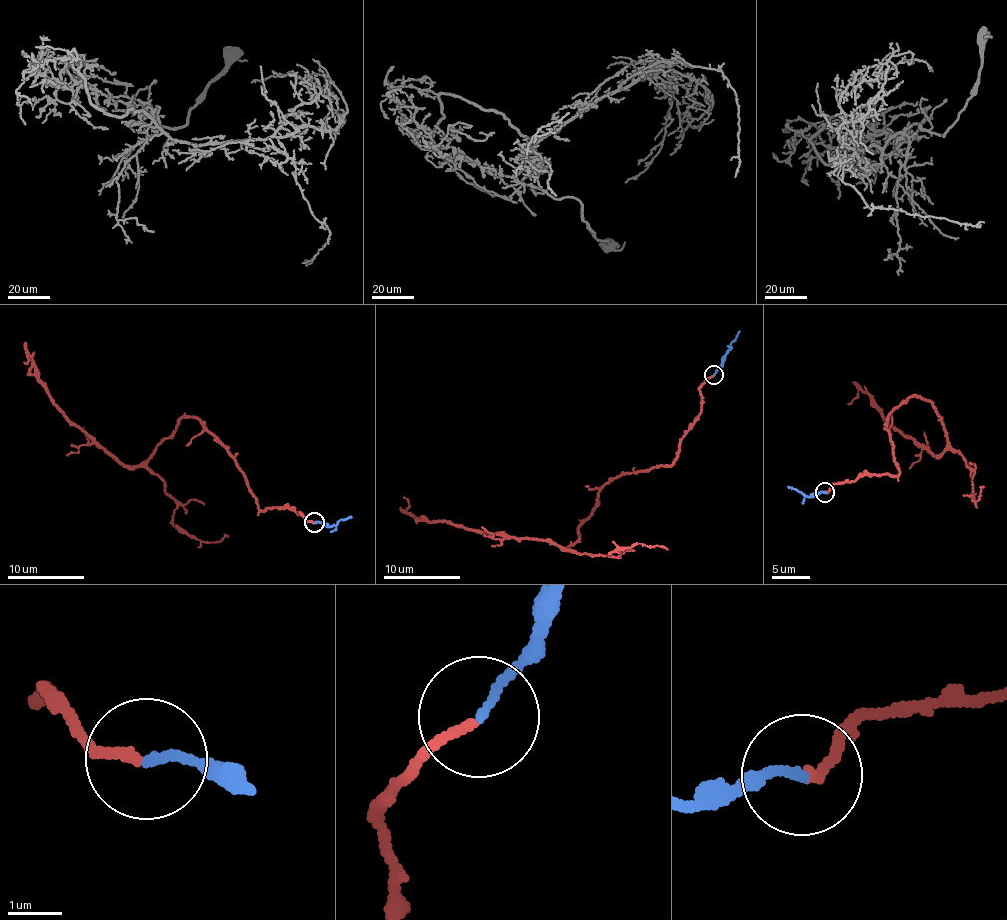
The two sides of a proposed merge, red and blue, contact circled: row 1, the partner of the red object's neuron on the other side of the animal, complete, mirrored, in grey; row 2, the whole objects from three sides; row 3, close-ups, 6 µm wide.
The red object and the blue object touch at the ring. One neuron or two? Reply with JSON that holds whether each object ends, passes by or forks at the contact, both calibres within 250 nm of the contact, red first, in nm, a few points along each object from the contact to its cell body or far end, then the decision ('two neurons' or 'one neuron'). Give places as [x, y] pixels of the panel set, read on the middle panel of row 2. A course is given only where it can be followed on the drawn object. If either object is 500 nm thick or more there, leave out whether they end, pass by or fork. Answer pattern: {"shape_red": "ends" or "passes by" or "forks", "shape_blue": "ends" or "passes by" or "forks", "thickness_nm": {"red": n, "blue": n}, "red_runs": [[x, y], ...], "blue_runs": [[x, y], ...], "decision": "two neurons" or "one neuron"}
{"shape_red": "ends", "shape_blue": "ends", "thickness_nm": {"red": 170, "blue": 150}, "red_runs": [[713, 376], [672, 464], [617, 476], [598, 492], [580, 538], [562, 549], [419, 519], [404, 496]], "blue_runs": [[713, 374], [740, 331]], "decision": "one neuron"}

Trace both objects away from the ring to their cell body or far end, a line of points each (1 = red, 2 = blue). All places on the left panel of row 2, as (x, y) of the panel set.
1: (313, 522), (259, 508), (197, 419), (179, 420), (145, 460), (119, 464), (67, 421), (28, 352), (24, 361)
2: (314, 521), (330, 527), (340, 519), (352, 517)

